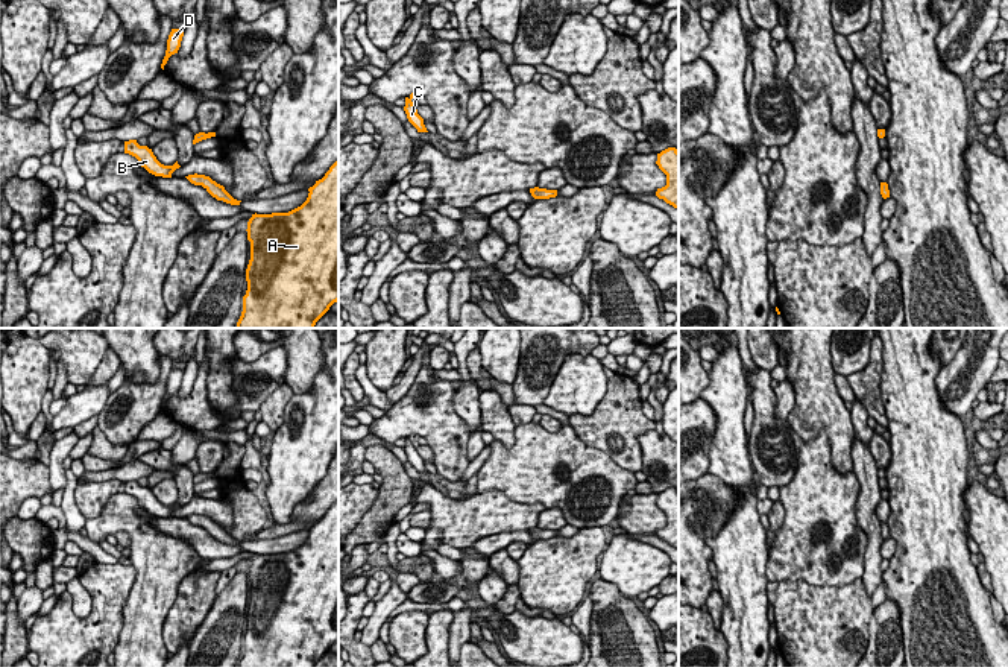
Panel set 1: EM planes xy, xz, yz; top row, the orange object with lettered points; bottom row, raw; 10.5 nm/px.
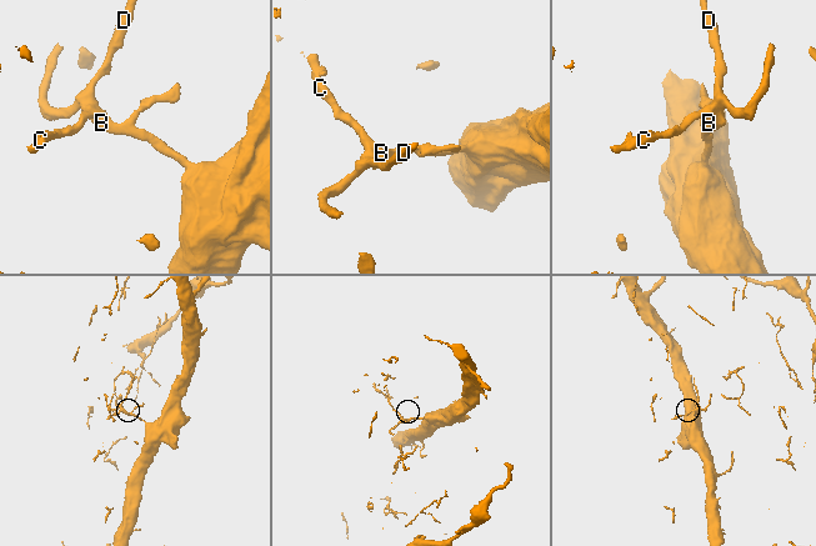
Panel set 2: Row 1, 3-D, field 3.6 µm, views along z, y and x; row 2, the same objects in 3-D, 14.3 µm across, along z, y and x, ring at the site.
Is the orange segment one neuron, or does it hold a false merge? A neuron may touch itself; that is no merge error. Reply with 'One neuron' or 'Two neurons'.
Two neurons

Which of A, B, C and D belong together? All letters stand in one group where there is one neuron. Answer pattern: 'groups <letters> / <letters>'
groups A / B C D

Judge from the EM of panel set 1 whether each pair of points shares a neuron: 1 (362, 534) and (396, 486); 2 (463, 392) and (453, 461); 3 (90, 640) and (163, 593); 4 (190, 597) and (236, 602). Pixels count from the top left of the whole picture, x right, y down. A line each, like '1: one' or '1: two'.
1: one
2: two
3: two
4: two

